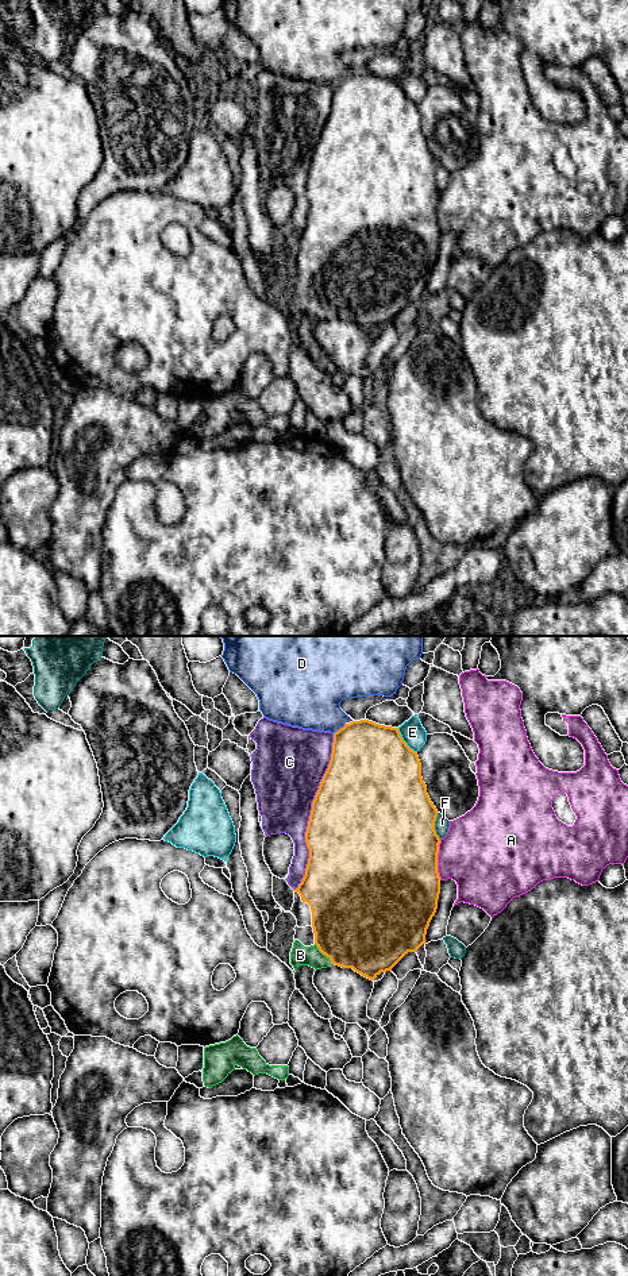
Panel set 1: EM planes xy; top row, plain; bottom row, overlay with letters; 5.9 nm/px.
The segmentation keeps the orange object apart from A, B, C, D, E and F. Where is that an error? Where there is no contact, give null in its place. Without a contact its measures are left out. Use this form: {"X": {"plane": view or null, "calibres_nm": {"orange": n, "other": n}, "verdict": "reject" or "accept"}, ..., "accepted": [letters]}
{"A": {"plane": "xy", "calibres_nm": {"orange": 500, "other": 420}, "verdict": "reject"}, "B": {"plane": "xy", "calibres_nm": {"orange": 480, "other": 120}, "verdict": "accept"}, "C": {"plane": "xy", "calibres_nm": {"orange": 500, "other": 400}, "verdict": "reject"}, "D": {"plane": "xy", "calibres_nm": {"orange": 440, "other": 360}, "verdict": "reject"}, "E": {"plane": "xy", "calibres_nm": {"orange": 500, "other": 140}, "verdict": "reject"}, "F": {"plane": "xy", "calibres_nm": {"orange": 500, "other": 90}, "verdict": "reject"}, "accepted": ["B"]}

